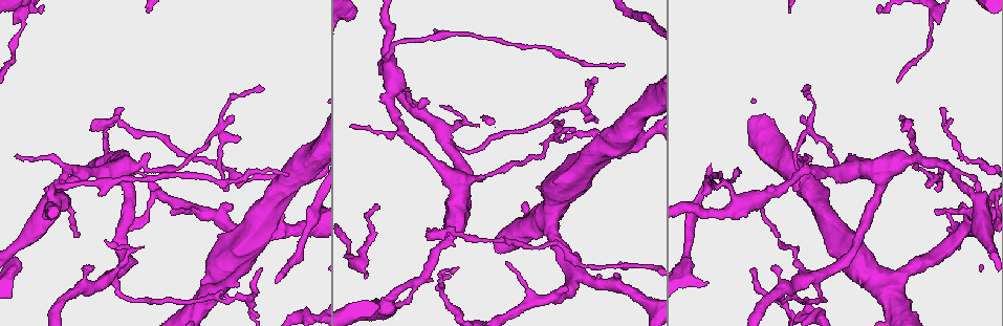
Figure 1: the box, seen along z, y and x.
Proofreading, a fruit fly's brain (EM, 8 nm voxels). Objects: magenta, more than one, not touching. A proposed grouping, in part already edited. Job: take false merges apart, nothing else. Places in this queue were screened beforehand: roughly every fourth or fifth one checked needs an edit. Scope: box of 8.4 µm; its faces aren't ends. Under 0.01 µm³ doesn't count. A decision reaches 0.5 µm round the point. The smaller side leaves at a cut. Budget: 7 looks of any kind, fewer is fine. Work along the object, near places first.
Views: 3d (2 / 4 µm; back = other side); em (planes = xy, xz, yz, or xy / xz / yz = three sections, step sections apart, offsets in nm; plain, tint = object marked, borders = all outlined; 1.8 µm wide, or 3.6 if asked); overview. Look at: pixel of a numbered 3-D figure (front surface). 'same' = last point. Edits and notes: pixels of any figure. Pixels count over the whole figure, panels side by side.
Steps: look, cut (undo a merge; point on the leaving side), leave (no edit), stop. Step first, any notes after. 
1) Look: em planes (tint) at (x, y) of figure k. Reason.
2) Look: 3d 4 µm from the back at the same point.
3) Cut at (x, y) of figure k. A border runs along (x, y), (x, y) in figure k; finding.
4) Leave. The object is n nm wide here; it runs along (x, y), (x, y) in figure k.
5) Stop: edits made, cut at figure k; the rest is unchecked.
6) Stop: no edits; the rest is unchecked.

Look: em yz step 4 (tint) at (18, 35) of figure 1. Calibre changes.

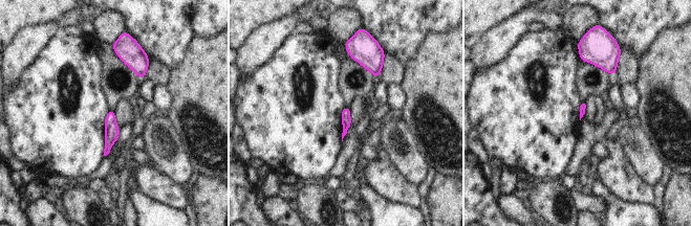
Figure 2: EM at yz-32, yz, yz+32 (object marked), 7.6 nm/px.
Look: em planes (borders) at the same point.

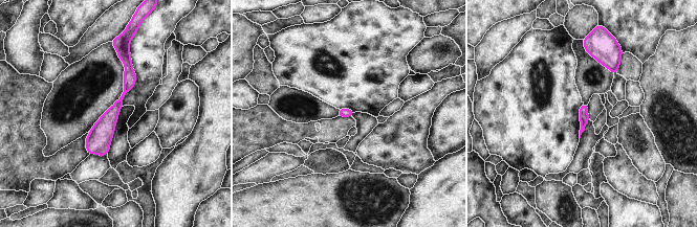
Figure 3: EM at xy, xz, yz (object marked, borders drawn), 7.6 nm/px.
Leave. It runs along (120, 50), (128, 87), (90, 151) in figure 3; continuous, no second neuron.

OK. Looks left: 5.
Look: 3d 4 µm at (577, 106) of figure 1. Arms part here.

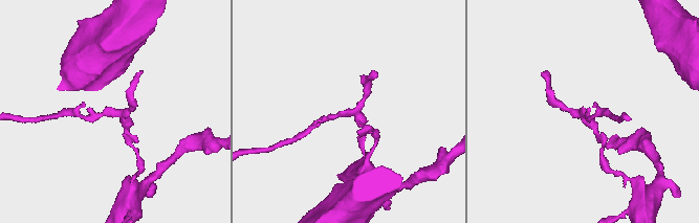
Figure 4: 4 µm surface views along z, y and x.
Look: em planes (tint) at (113, 112) of figure 4.

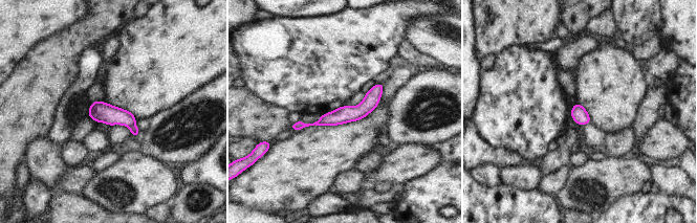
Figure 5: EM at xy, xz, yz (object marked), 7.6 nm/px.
Cut at (102, 112) of figure 5. The part that leaves runs along (380, 86), (356, 113), (293, 127) in figure 5; two neurons meet here.

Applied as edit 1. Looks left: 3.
Look: 3d 2 µm at (221, 220) of figure 1. Abrupt turn.

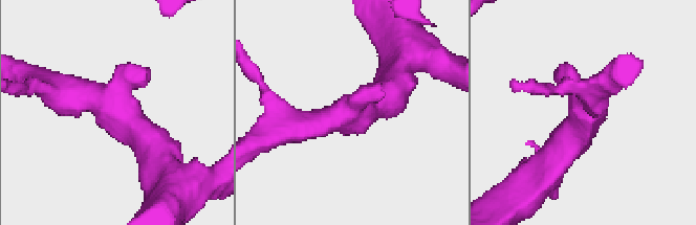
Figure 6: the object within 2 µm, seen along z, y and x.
Look: em planes (tint) at (114, 106) of figure 6. 3 arms meet here.

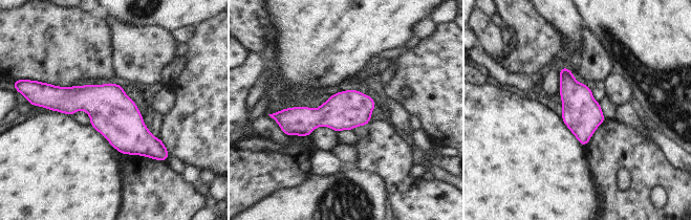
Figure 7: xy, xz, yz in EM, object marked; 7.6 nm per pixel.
Leave. The object is 280 nm wide here; it runs along (48, 104), (100, 102), (160, 147) in figure 7; all the same neuron.

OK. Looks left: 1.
Stop: edits made, cut at figure 5; the rest is unchecked.

